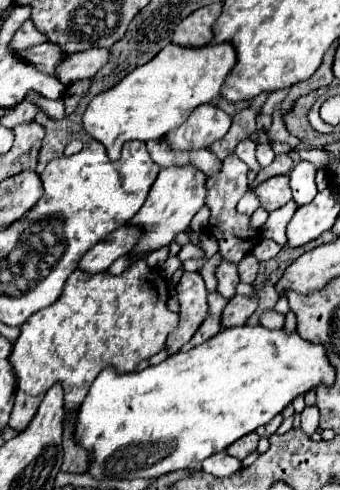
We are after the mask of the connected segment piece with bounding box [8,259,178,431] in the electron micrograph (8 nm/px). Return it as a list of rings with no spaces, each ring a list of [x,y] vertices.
[[[144,259],[134,261],[118,277],[74,271],[58,301],[28,317],[14,343],[12,367],[16,369],[18,385],[8,425],[14,431],[22,431],[32,421],[42,397],[54,383],[64,387],[64,409],[72,415],[78,411],[102,369],[114,367],[118,373],[130,373],[140,361],[160,353],[168,333],[178,325],[178,313],[168,311],[166,301],[166,281],[160,271],[150,269]]]

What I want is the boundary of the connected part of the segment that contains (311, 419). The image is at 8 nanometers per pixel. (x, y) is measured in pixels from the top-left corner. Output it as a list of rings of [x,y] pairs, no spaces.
[[[306,407],[302,411],[302,423],[300,423],[300,427],[302,427],[302,431],[306,435],[312,435],[318,429],[318,417],[320,417],[318,407]]]

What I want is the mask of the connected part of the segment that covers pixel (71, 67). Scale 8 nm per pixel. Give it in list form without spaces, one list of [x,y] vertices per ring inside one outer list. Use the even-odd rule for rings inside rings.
[[[84,49],[80,53],[66,55],[56,67],[56,79],[62,85],[72,85],[82,79],[90,79],[108,61],[108,49]]]

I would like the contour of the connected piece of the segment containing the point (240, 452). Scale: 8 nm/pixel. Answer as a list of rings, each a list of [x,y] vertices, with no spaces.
[[[248,433],[248,437],[240,437],[240,441],[232,443],[226,453],[230,457],[236,457],[236,459],[244,459],[246,455],[250,455],[252,451],[256,451],[256,445],[258,445],[258,437],[256,433]]]

